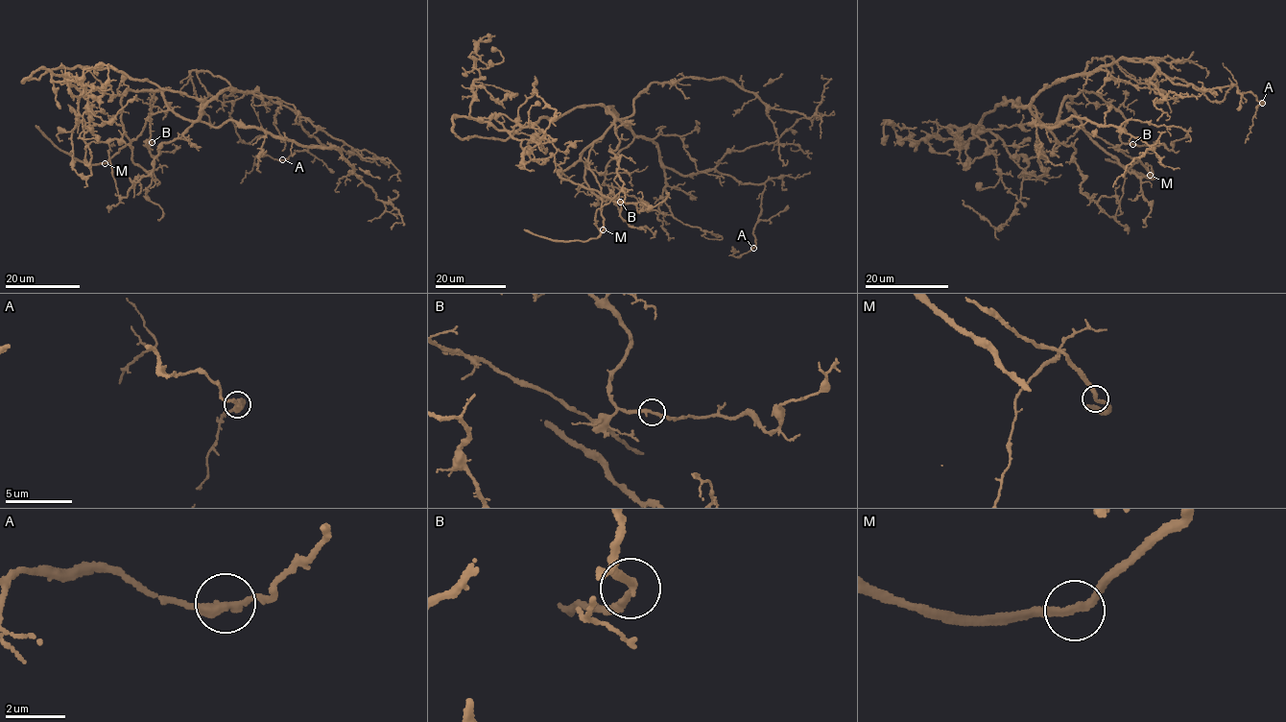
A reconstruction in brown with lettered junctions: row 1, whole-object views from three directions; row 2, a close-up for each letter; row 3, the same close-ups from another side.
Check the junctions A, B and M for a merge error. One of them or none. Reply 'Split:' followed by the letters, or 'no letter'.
Split: no letter

